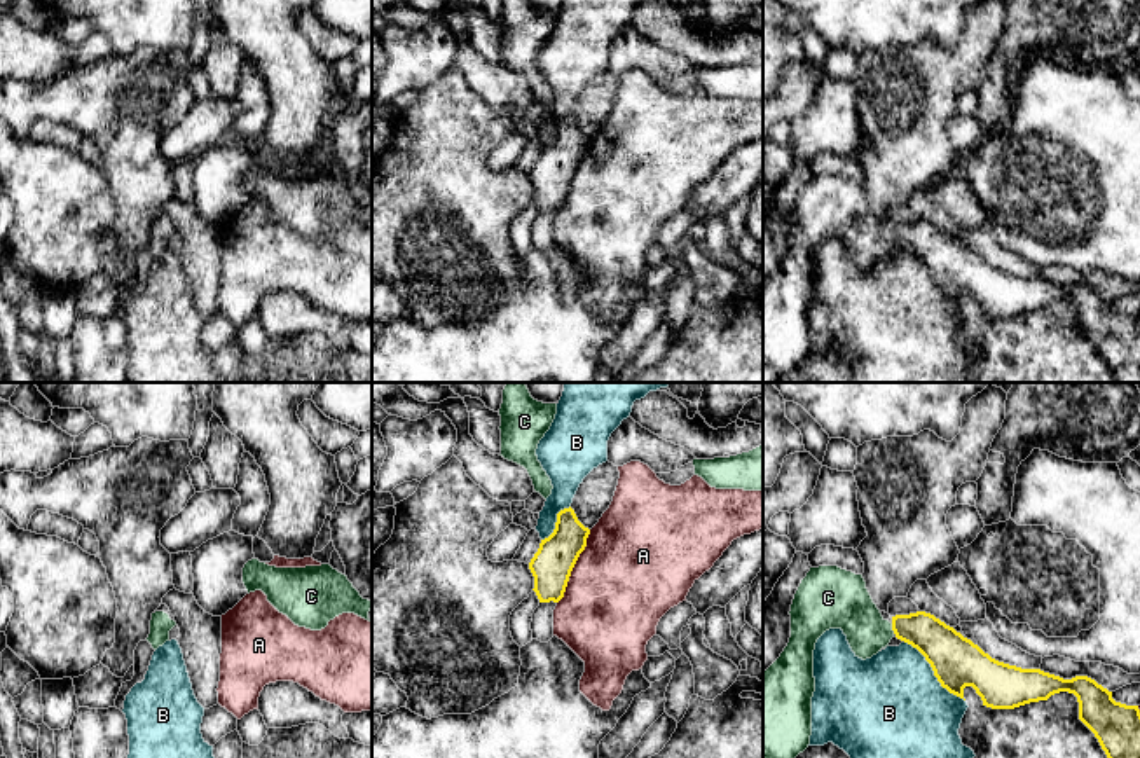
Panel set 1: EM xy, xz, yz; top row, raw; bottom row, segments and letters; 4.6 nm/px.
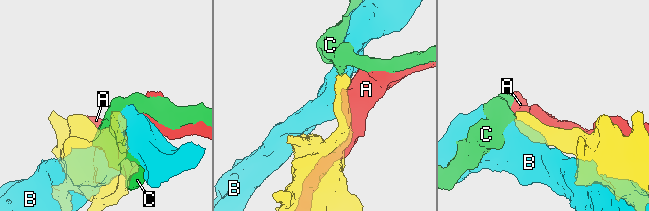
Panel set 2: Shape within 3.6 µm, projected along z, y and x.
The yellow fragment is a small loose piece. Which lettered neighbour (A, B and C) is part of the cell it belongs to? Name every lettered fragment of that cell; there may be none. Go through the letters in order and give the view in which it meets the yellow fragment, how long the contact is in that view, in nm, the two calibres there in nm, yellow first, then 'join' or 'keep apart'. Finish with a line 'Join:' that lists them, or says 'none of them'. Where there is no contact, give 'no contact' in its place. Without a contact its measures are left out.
A: xz | 380 nm | 190/480 nm | keep apart
B: yz | 400 nm | 240/480 nm | keep apart
C: yz | 50 nm | 190/240 nm | join
Join: C

